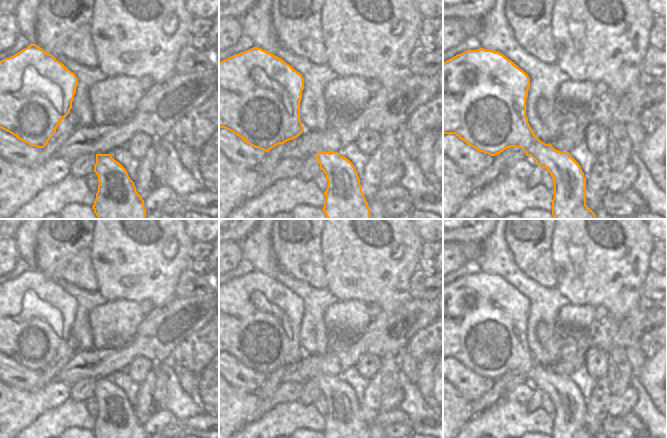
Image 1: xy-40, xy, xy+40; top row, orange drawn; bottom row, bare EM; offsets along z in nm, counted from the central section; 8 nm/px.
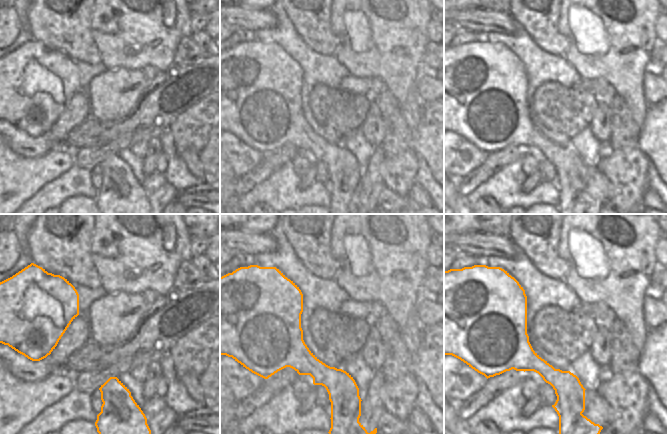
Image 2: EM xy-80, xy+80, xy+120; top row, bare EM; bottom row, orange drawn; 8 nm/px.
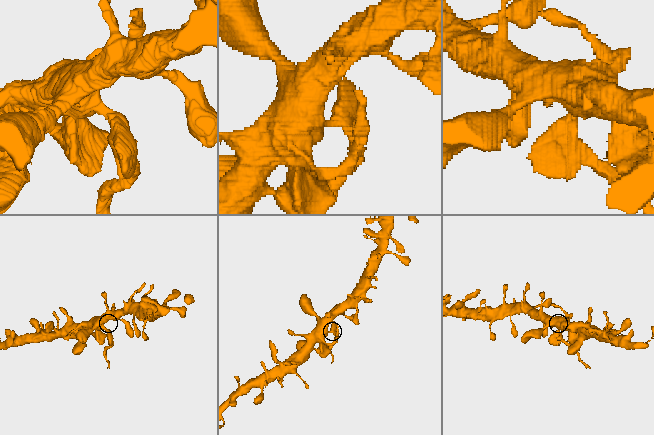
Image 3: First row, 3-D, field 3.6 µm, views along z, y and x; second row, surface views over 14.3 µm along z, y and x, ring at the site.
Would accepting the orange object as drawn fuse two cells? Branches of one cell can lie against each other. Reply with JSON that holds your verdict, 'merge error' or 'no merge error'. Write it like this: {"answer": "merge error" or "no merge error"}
{"answer": "merge error"}

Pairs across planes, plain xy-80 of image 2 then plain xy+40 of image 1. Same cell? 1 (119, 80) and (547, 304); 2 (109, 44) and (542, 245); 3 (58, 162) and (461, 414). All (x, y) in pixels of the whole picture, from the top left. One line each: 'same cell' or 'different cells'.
1: different cells
2: different cells
3: same cell

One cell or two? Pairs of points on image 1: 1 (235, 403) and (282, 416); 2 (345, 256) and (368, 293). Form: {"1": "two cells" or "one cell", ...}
{"1": "two cells", "2": "one cell"}

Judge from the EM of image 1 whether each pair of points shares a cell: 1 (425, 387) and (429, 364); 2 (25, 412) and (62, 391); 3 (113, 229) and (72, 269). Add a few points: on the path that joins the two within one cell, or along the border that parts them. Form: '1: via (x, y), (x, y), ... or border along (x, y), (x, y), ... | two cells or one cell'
1: via (425, 381), (425, 370) | one cell
2: via (34, 404), (53, 394) | one cell
3: border along (93, 230), (90, 260), (95, 276) | two cells

